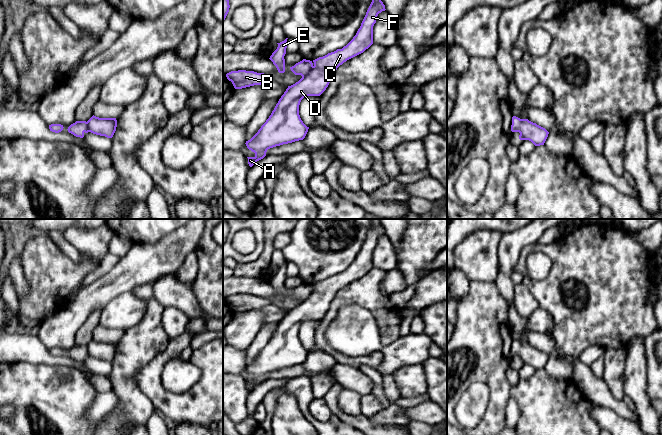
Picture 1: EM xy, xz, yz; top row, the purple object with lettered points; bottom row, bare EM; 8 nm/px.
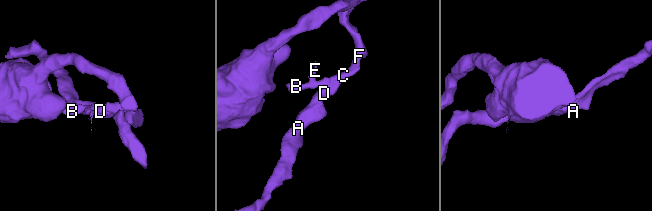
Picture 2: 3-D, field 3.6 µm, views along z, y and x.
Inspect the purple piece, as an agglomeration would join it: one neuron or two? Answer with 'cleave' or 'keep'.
cleave

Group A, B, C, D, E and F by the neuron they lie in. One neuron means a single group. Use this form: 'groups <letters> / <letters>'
groups A C D F / B E

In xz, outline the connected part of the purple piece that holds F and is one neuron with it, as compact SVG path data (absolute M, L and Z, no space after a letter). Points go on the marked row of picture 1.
M372 0L353 39L342 49L313 60L311 71L295 84L288 86L266 122L245 143L255 153L254 157L247 157L250 167L263 159L268 149L305 138L309 127L299 115L301 100L308 96L320 96L340 65L363 53L373 44L373 26L378 14L385 10L381 0Z

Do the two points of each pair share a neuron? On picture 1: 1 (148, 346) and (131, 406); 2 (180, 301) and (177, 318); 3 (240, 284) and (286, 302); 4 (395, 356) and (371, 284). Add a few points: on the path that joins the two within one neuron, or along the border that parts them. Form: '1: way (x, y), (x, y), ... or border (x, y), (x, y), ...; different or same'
1: way (133, 361), (127, 367), (127, 391); same
2: border (164, 307), (177, 307), (188, 318); different
3: way (251, 286), (265, 289), (275, 298); same
4: border (399, 336), (383, 346); different

